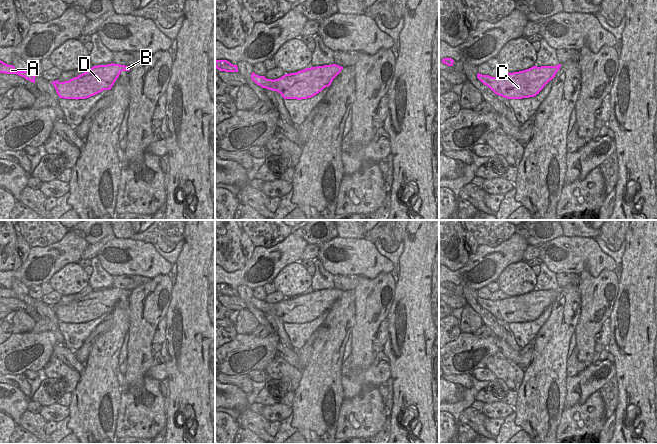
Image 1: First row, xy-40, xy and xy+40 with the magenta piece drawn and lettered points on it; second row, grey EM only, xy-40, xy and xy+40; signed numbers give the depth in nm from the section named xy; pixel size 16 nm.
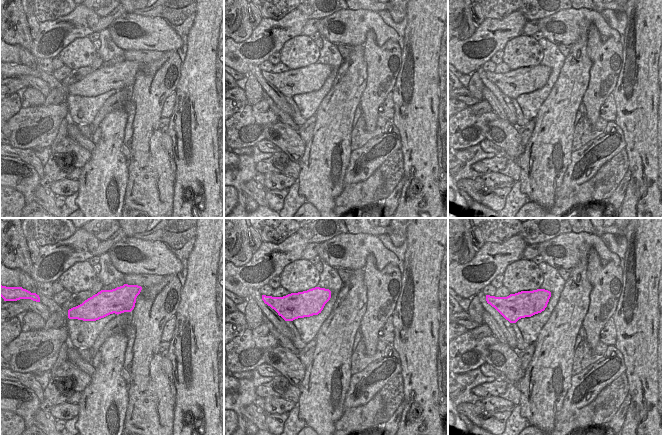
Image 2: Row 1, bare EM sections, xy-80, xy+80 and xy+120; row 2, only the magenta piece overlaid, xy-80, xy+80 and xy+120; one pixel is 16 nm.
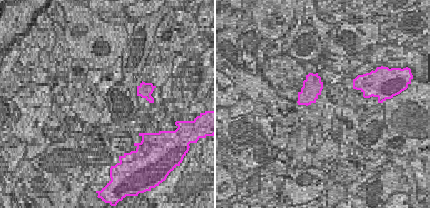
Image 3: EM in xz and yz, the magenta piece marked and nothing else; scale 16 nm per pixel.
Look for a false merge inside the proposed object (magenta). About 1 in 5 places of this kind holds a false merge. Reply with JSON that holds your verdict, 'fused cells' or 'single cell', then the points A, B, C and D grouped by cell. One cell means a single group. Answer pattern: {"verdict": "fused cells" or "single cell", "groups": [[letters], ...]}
{"verdict": "single cell", "groups": [["A", "B", "C", "D"]]}

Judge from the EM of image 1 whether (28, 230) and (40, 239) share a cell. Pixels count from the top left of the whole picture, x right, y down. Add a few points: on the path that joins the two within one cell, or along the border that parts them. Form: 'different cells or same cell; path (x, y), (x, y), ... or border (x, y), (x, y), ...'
same cell; path (31, 230), (37, 236)

